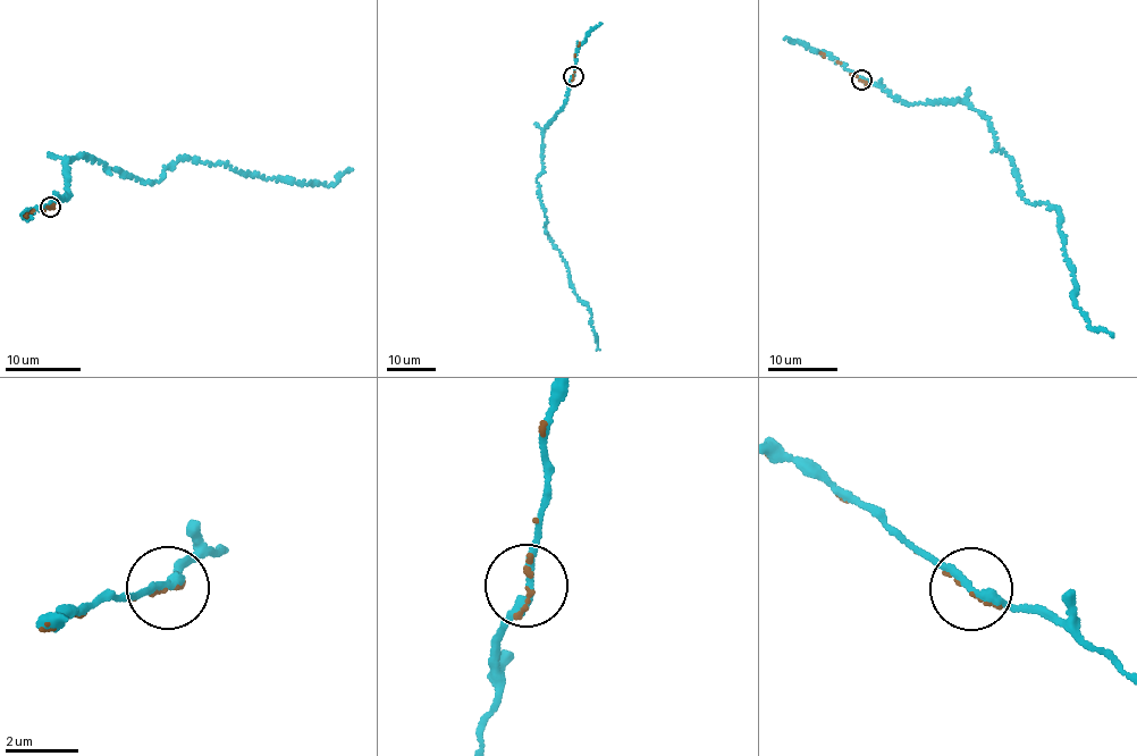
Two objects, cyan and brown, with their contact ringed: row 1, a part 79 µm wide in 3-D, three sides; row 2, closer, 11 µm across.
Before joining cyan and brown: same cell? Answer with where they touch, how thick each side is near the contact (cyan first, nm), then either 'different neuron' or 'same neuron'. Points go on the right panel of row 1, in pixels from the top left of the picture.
(861, 80) | 200/100 nm | same neuron

